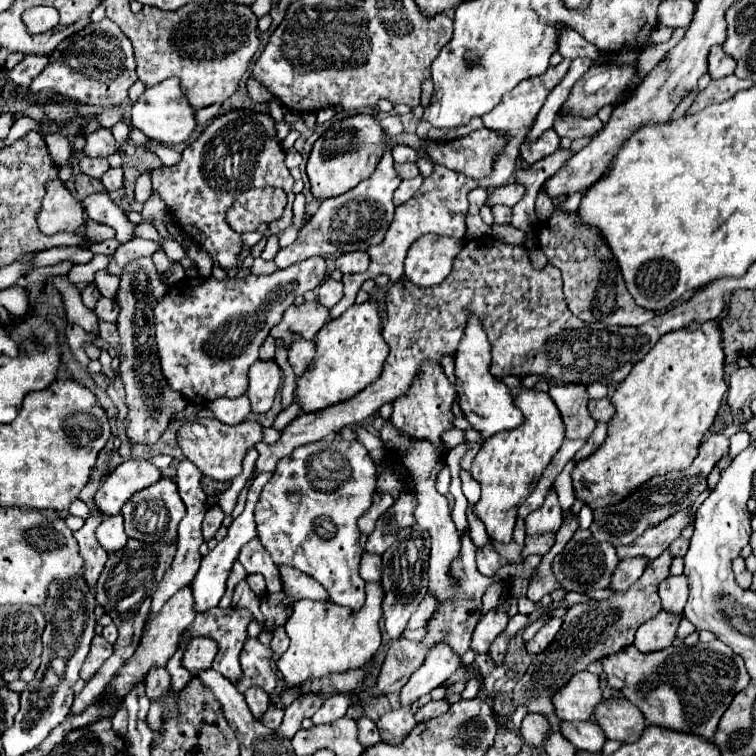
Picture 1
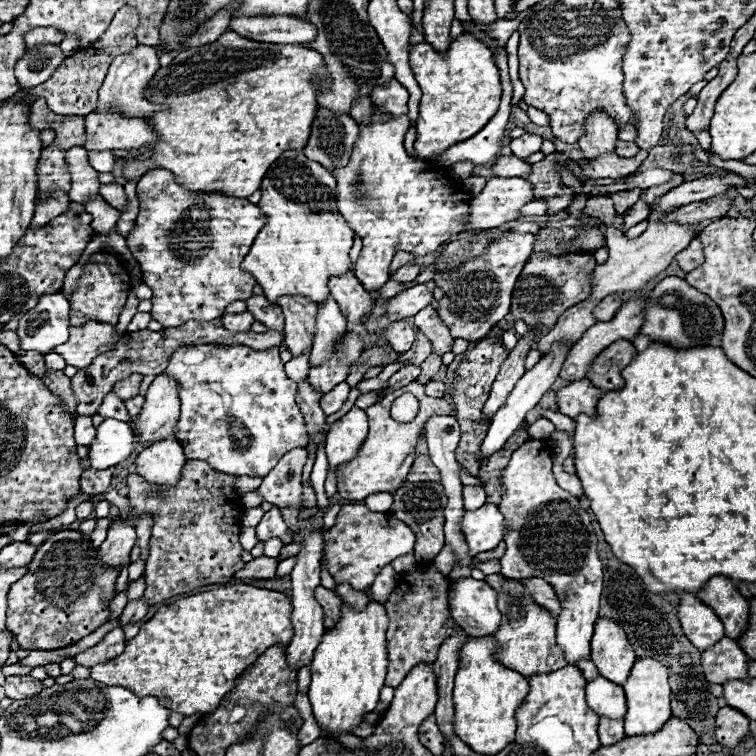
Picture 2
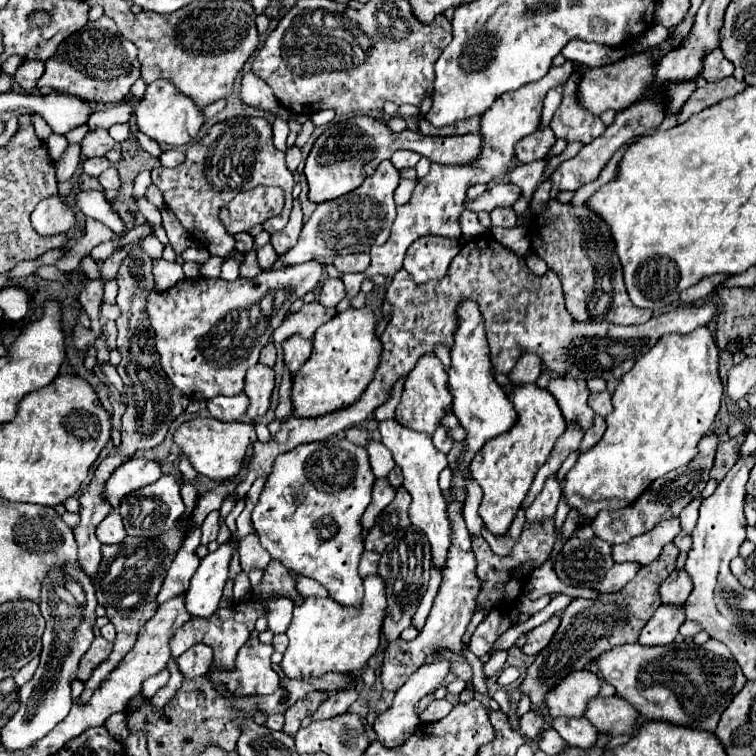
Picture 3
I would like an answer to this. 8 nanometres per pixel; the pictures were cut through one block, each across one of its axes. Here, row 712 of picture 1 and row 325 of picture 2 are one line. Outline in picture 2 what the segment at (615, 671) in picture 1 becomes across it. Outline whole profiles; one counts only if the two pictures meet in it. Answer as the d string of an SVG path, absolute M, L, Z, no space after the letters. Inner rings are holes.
M666 276L654 290L652 300L644 310L644 324L640 334L650 336L652 340L662 340L676 348L692 348L692 346L720 346L722 344L722 328L724 320L720 308L702 292L692 288L686 280L678 276ZM664 296L672 296L674 302L666 304Z

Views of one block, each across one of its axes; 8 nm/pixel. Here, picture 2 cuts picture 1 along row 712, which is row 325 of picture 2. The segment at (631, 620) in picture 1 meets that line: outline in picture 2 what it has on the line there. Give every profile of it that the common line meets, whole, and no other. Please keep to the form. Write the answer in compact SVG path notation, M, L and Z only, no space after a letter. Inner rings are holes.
M532 252L532 258L524 264L520 278L516 282L516 290L512 296L510 314L514 320L522 318L530 326L552 328L558 316L582 302L590 294L590 276L594 270L594 254L568 254L568 256L550 256L544 252Z

